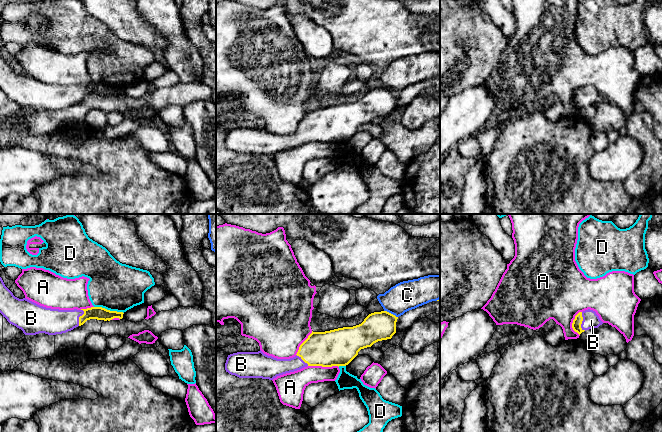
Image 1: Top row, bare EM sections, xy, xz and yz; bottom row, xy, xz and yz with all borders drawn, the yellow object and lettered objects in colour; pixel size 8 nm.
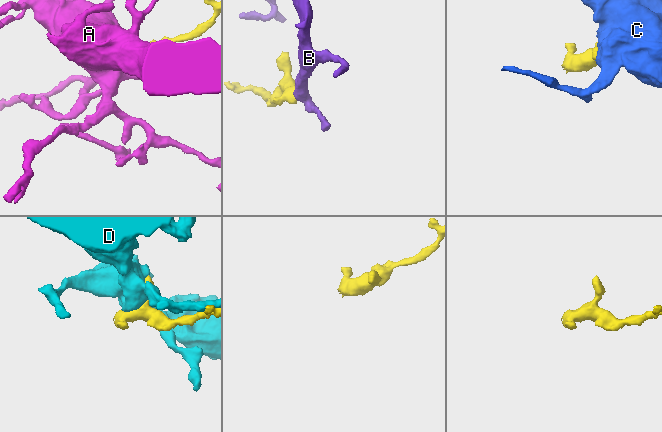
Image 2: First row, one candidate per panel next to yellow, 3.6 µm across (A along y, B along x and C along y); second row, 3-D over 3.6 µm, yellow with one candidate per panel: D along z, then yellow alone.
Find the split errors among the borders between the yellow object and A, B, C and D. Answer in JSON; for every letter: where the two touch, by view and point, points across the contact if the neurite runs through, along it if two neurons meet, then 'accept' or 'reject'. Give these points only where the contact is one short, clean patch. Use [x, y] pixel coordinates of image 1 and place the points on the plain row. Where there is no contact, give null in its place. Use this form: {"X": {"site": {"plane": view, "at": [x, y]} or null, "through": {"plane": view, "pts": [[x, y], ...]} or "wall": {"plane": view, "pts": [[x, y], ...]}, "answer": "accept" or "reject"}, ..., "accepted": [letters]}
{"A": {"site": {"plane": "xz", "at": [323, 142]}, "answer": "reject"}, "B": {"site": {"plane": "yz", "at": [581, 98]}, "through": {"plane": "yz", "pts": [[576, 101], [581, 98], [591, 96]]}, "answer": "accept"}, "C": {"site": {"plane": "xz", "at": [390, 89]}, "answer": "reject"}, "D": {"site": {"plane": "xy", "at": [109, 86]}, "answer": "reject"}, "accepted": ["B"]}

